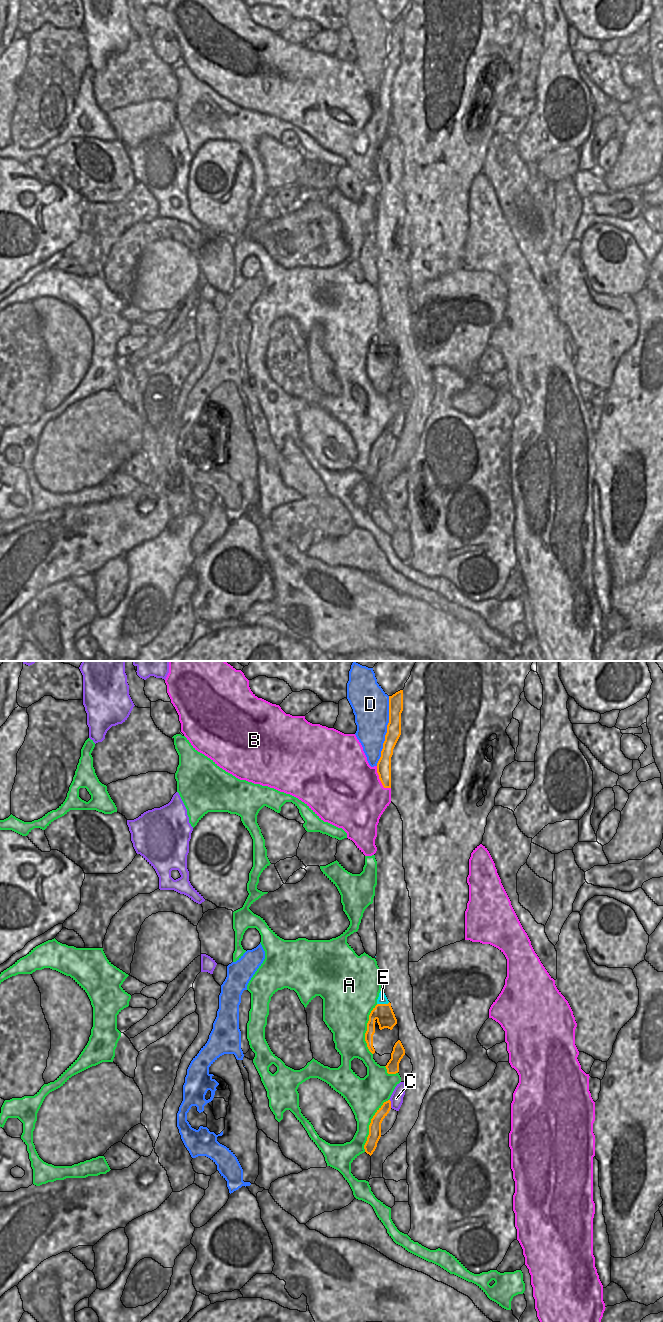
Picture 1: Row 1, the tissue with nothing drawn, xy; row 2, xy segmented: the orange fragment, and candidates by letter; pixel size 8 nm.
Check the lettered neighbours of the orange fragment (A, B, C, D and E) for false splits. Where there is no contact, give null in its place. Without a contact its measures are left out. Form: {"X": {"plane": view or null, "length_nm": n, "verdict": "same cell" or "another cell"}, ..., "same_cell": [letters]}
{"A": {"plane": "xy", "length_nm": 460, "verdict": "another cell"}, "B": {"plane": "xy", "length_nm": 220, "verdict": "another cell"}, "C": {"plane": "xy", "length_nm": 70, "verdict": "another cell"}, "D": {"plane": "xy", "length_nm": 550, "verdict": "another cell"}, "E": {"plane": "xy", "length_nm": 110, "verdict": "another cell"}, "same_cell": []}

